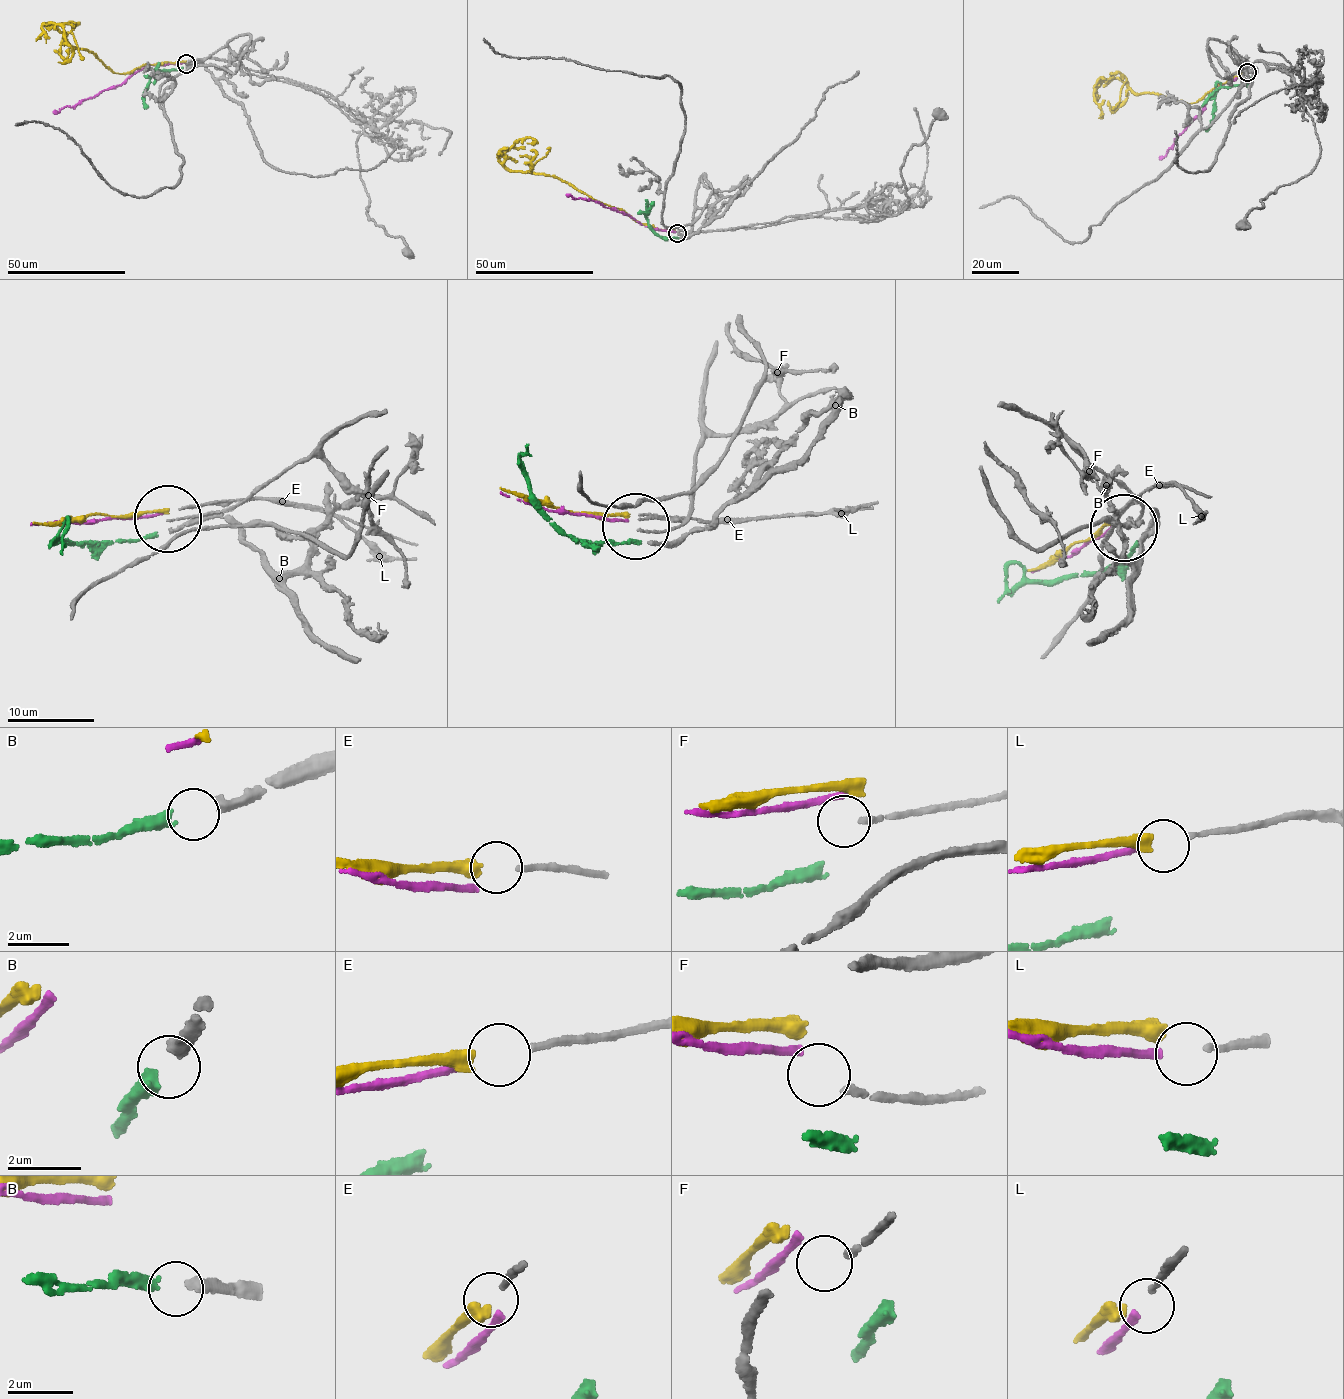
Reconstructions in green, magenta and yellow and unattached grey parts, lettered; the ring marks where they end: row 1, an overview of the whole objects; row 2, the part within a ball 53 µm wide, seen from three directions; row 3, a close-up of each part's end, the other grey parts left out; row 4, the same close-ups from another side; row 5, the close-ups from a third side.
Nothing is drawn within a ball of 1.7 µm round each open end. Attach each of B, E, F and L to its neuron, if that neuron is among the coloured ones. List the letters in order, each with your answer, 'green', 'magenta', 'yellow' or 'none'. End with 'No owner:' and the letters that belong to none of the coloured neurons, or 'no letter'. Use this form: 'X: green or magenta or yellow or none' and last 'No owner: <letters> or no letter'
B: green
E: yellow
F: none
L: magenta
No owner: F

